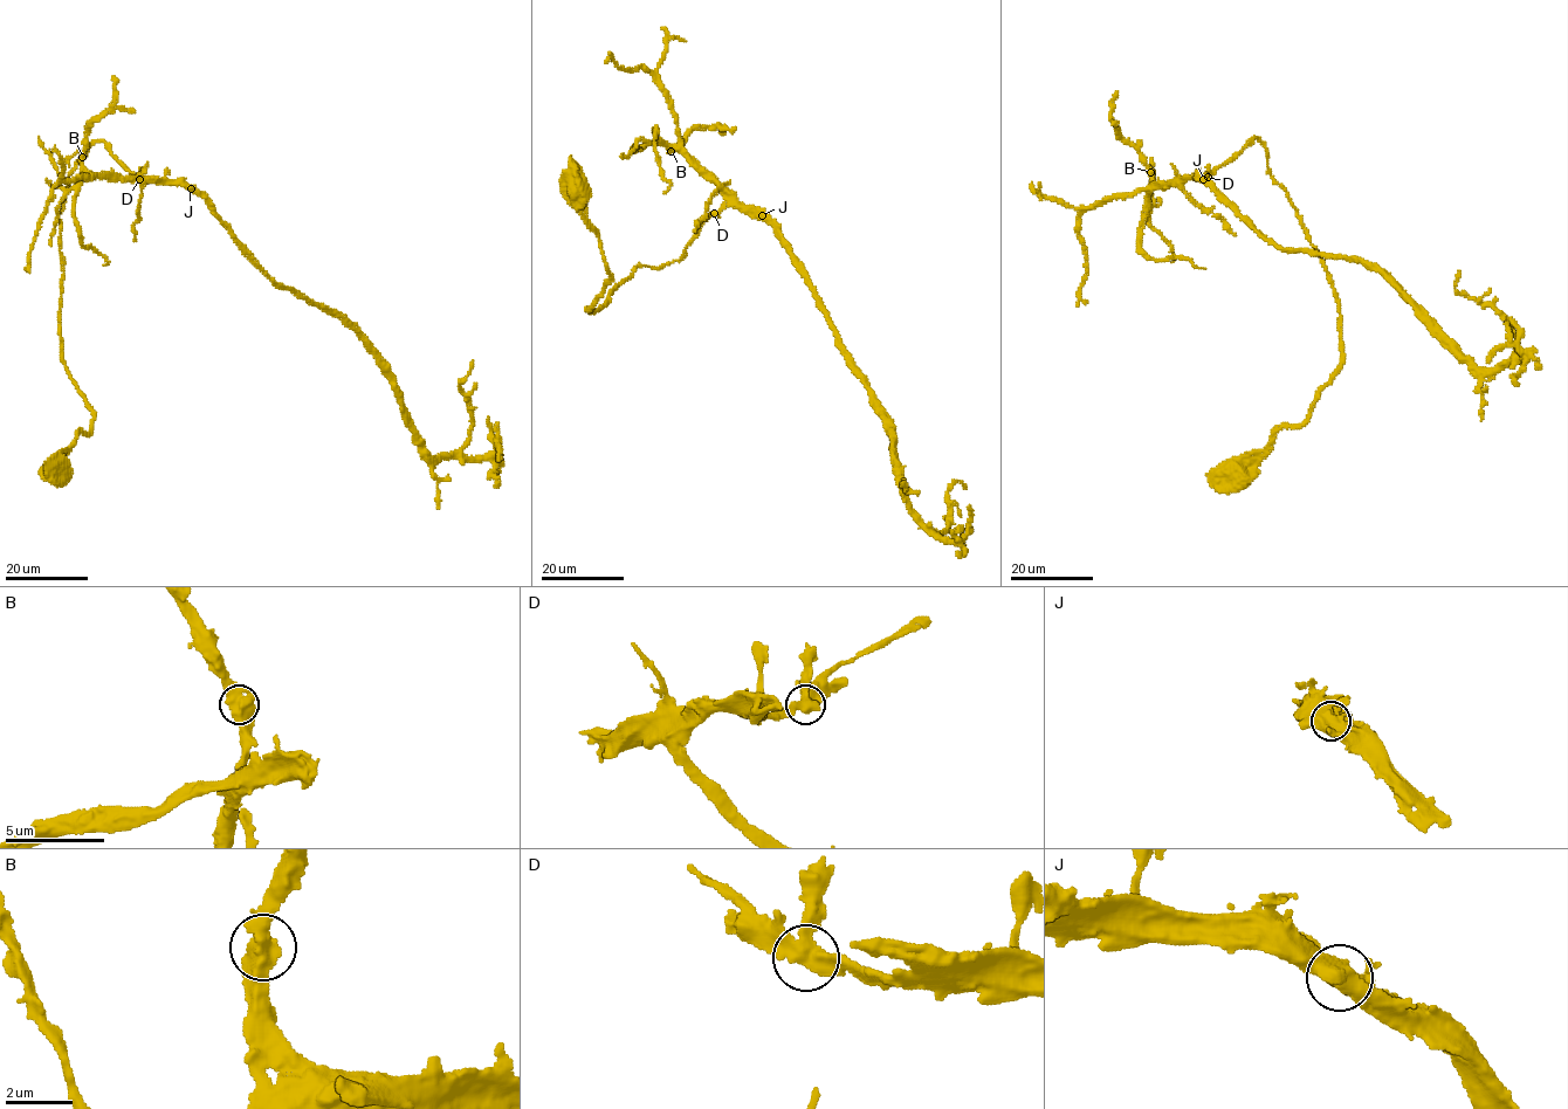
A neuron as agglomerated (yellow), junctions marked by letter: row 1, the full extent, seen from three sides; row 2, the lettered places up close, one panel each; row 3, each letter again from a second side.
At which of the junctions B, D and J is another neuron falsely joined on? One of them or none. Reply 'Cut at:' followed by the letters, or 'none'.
Cut at: none

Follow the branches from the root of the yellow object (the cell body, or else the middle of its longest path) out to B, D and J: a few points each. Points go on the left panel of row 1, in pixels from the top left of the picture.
B: (59, 467), (93, 414), (61, 355), (67, 181), (103, 142), (152, 180), (90, 173), (82, 157)
D: (59, 467), (93, 414), (61, 355), (67, 181), (90, 145), (103, 142), (139, 179)
J: (59, 467), (93, 414), (61, 355), (60, 214), (70, 172), (103, 142), (133, 174), (191, 188)

